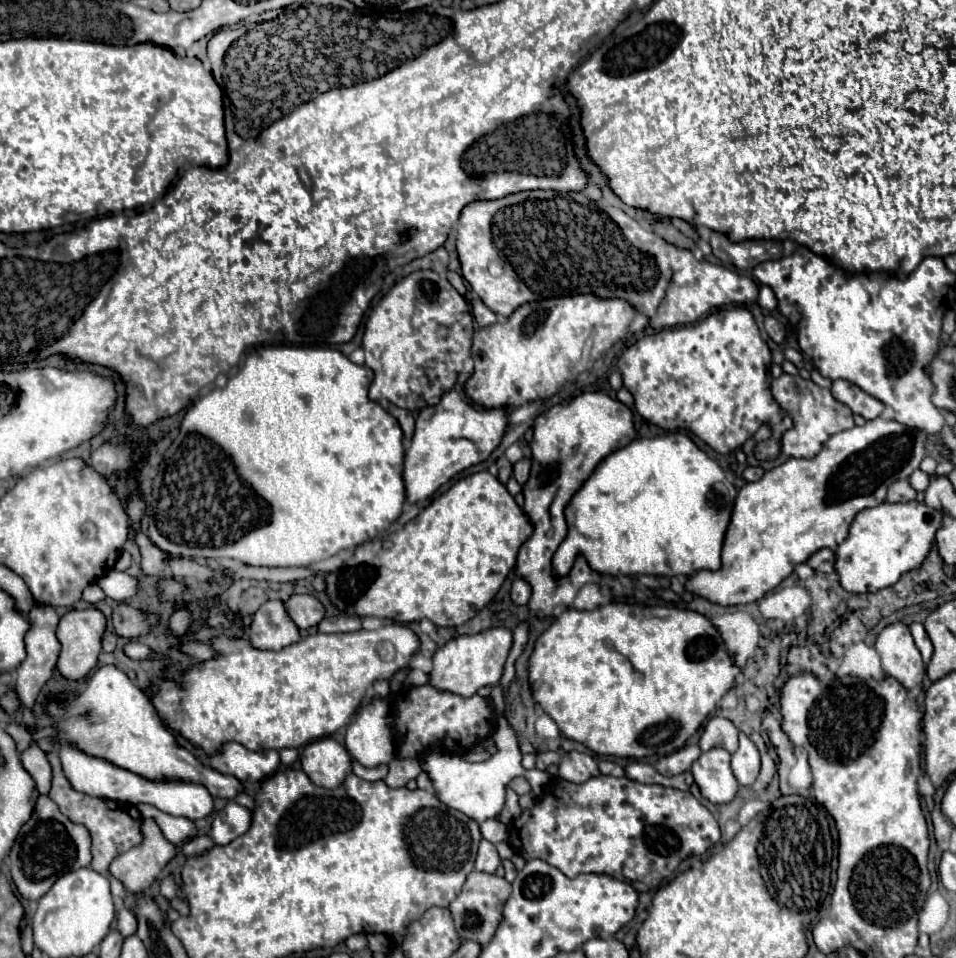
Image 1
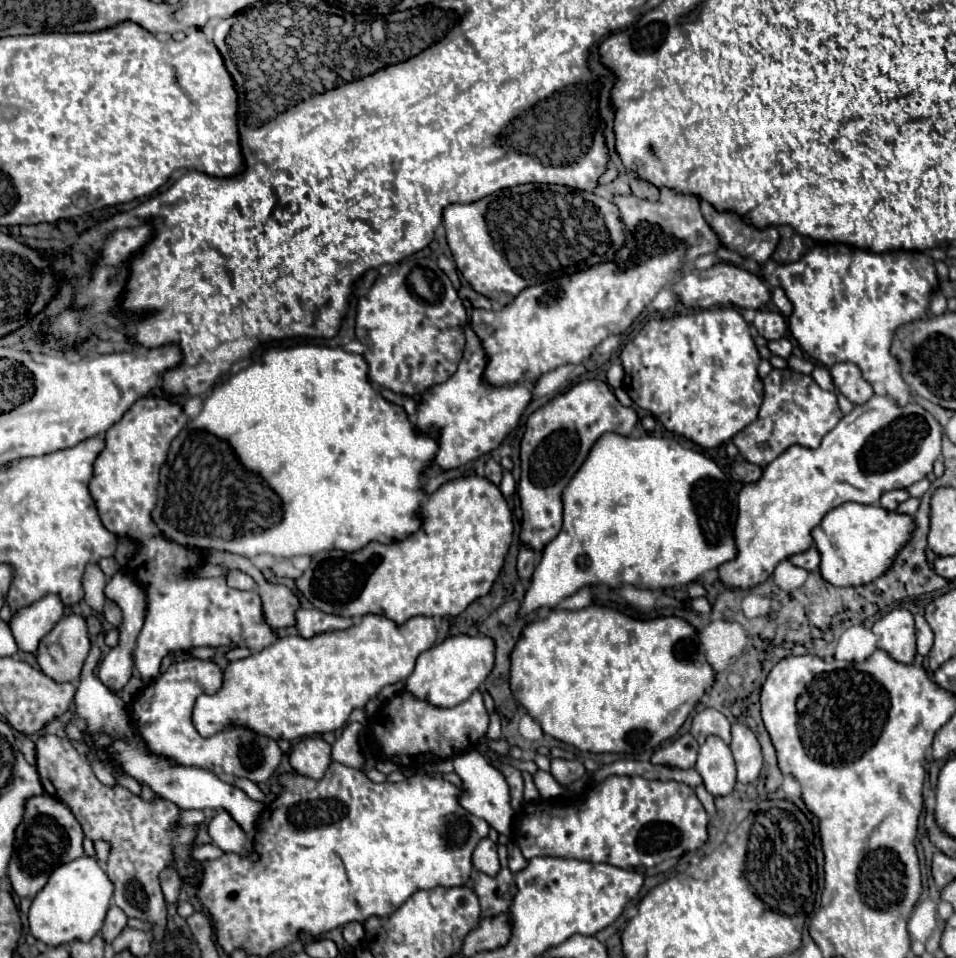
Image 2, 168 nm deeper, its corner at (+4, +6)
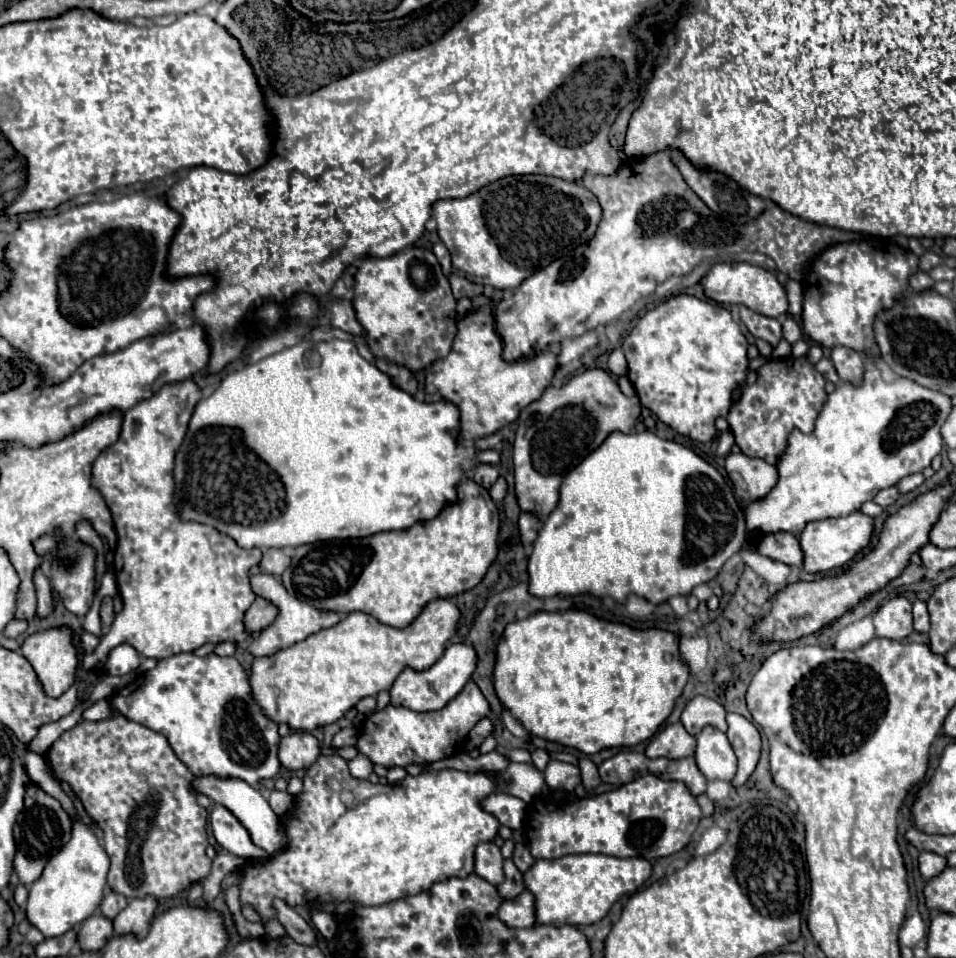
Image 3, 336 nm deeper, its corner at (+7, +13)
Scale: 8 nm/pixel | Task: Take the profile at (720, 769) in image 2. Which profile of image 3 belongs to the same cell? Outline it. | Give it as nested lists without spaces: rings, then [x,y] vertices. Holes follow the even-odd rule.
[[[704,727],[702,733],[696,737],[696,763],[698,769],[704,773],[708,781],[722,779],[732,781],[736,773],[736,755],[726,733],[718,731],[716,727]]]

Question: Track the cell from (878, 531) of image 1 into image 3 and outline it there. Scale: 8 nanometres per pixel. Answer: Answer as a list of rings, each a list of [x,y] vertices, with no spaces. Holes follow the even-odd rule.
[[[856,511],[848,517],[838,519],[822,519],[822,521],[810,521],[802,533],[798,535],[800,549],[804,553],[804,571],[806,573],[826,573],[830,569],[842,567],[848,563],[860,549],[864,549],[872,537],[874,521],[872,517],[864,515],[862,511]]]

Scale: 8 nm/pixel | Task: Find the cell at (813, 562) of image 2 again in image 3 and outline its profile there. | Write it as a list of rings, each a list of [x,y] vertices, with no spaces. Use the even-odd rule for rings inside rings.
[[[788,531],[762,535],[754,549],[756,553],[780,561],[788,567],[802,567],[802,549],[798,549],[798,539]]]

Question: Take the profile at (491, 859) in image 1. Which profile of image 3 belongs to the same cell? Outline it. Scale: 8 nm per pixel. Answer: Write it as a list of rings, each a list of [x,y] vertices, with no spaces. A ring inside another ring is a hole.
[[[482,843],[476,847],[476,875],[490,881],[492,885],[500,885],[504,881],[504,871],[502,871],[502,853],[494,843]]]

